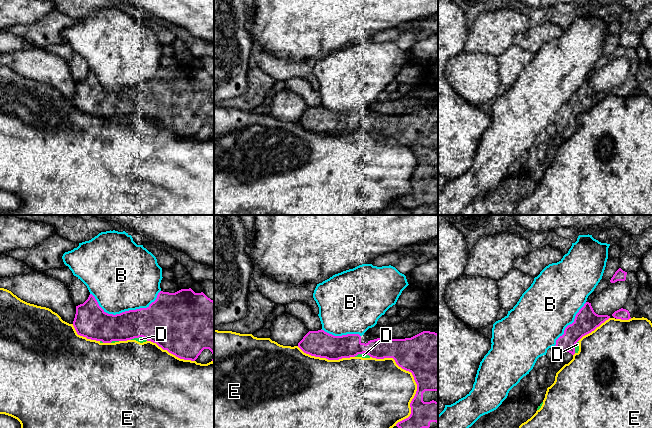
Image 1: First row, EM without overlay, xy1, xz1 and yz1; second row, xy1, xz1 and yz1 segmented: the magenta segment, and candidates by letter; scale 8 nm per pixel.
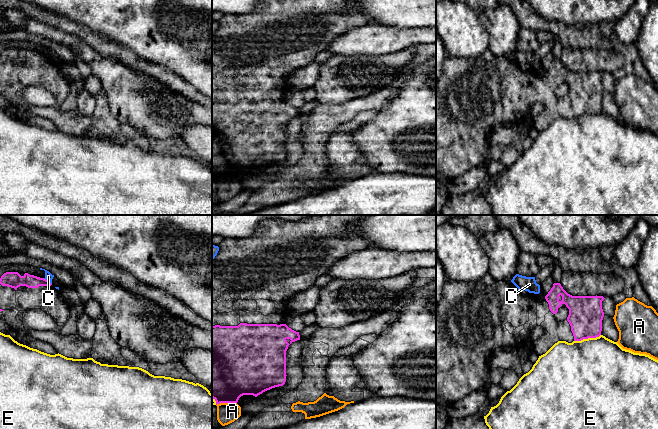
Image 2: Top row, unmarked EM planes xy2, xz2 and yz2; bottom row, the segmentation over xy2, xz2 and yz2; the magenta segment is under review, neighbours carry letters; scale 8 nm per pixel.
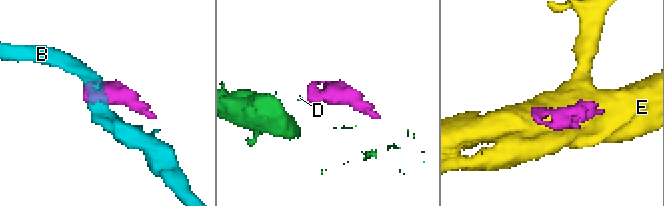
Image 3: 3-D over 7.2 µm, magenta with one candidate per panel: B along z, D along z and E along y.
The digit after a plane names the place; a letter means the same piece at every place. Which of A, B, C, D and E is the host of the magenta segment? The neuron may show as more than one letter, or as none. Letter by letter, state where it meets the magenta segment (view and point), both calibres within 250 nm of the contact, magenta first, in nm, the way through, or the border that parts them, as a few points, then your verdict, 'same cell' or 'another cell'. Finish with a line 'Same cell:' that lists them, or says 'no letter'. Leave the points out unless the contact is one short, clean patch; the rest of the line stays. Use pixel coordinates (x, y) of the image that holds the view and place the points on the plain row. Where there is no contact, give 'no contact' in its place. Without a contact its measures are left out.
A: contact xz2 (226, 178); calibres 480 and 160 nm; another cell
B: contact xy1 (125, 87); calibres 280 and 500 nm; another cell
C: contact xy2 (47, 56); calibres 110 and 60 nm; border xy2 (43, 54), (51, 60); another cell
D: contact xy1 (139, 112); calibres 380 and 50 nm; another cell
E: contact xz1 (414, 155); calibres 460 and 440 nm; another cell
Same cell: no letter

